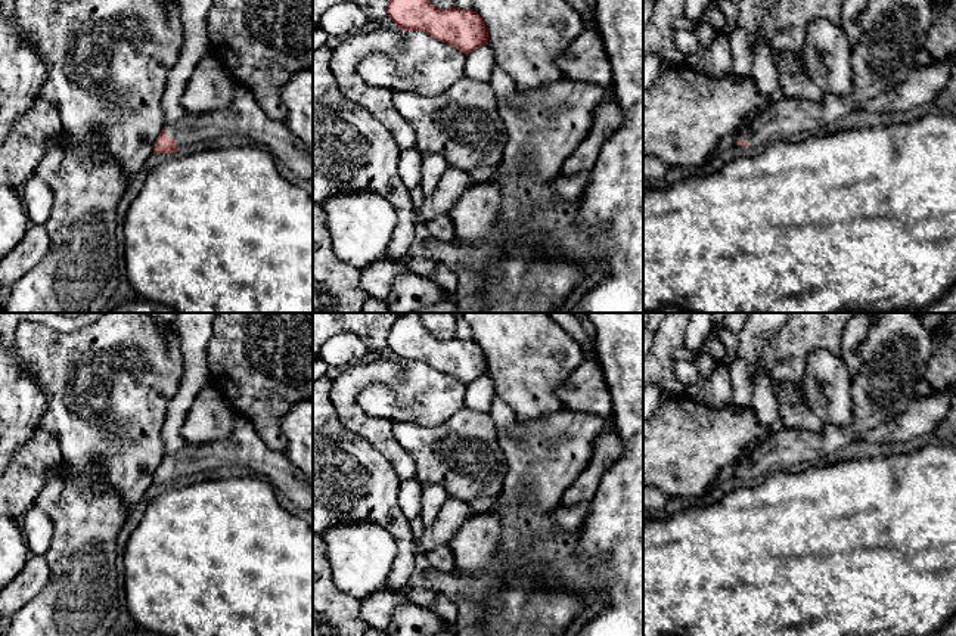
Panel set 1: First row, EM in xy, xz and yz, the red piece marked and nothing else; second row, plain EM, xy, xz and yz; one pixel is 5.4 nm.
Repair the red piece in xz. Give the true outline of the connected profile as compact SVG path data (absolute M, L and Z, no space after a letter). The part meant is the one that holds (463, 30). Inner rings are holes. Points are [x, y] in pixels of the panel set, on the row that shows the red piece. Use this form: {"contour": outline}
{"contour": "M389 0L388 18L403 31L423 31L466 56L487 44L488 31L474 9L437 9L429 0Z"}

